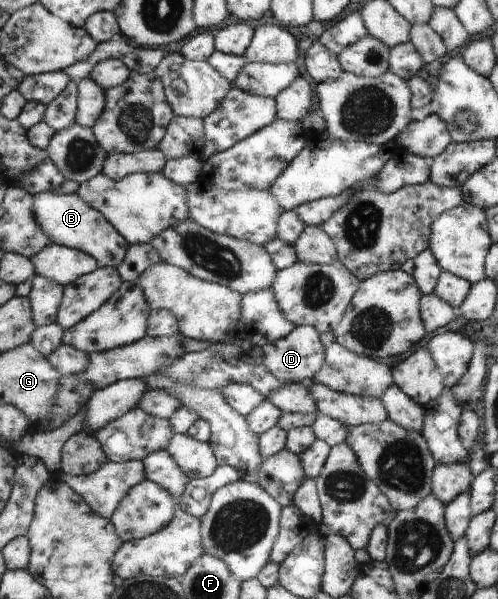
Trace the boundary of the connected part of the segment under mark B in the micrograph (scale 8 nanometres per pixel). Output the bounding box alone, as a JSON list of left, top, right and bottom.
[35,192,132,267]

